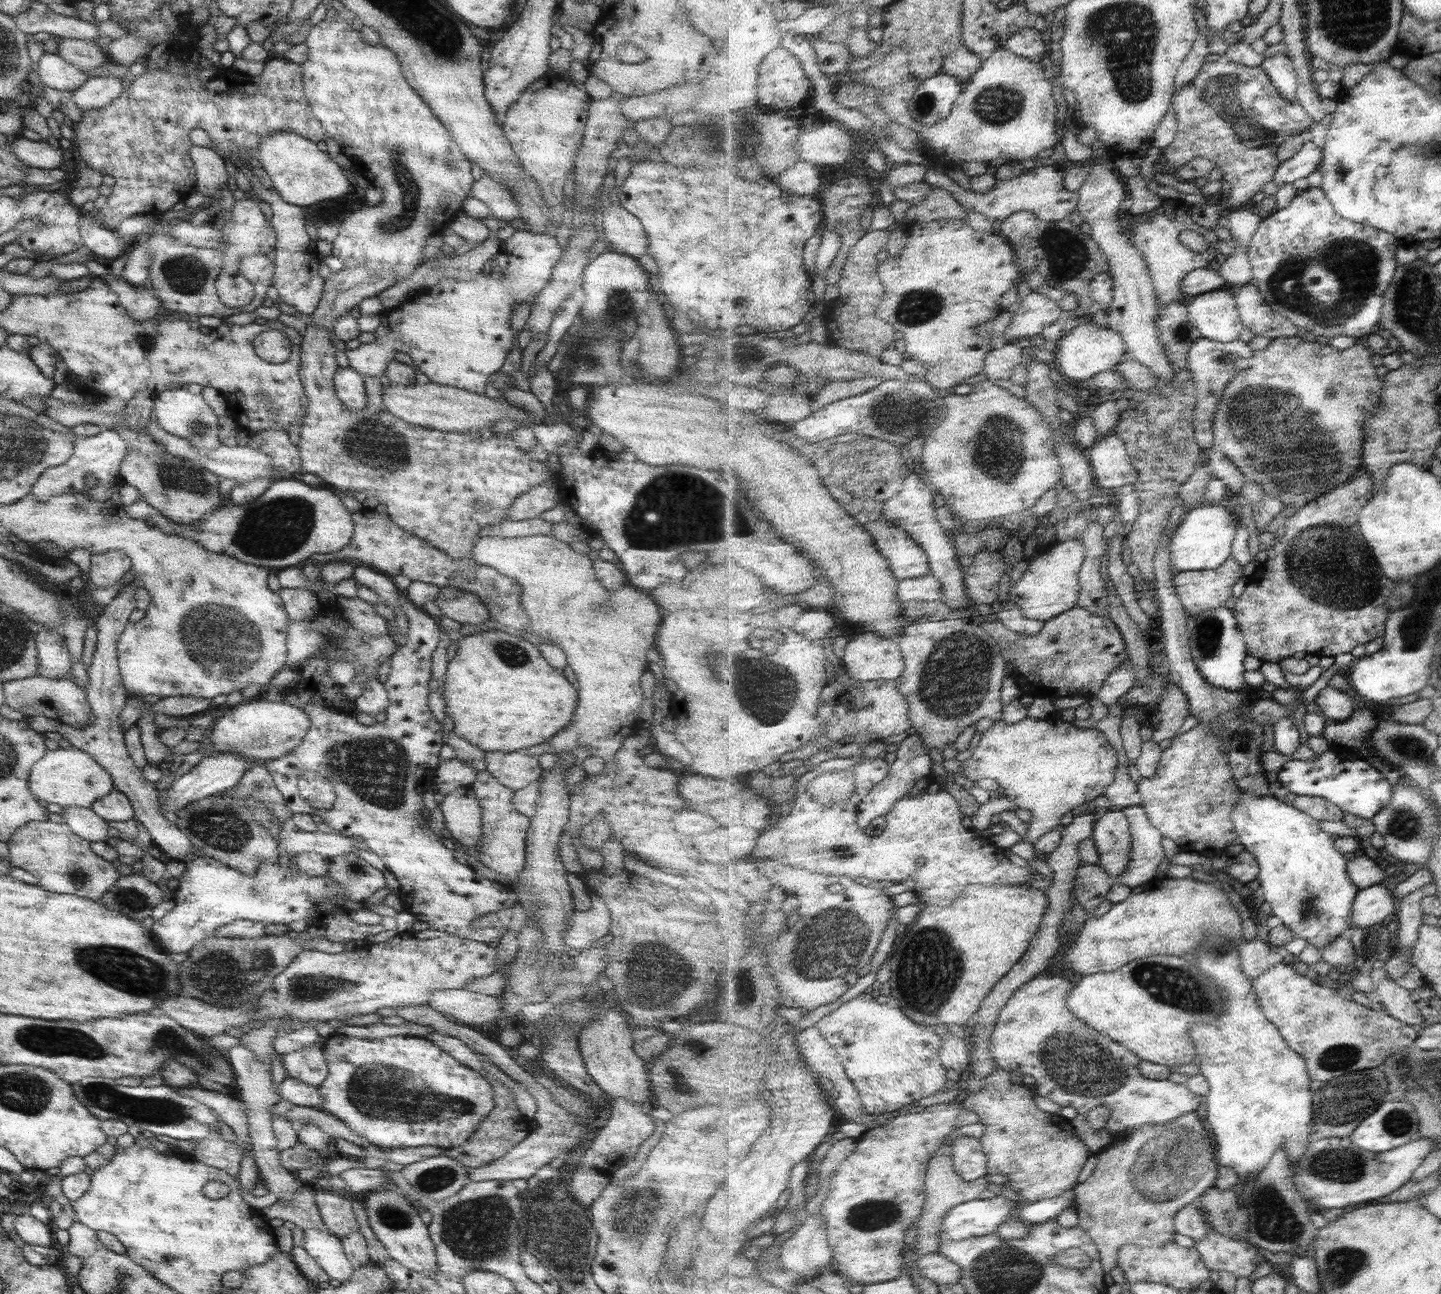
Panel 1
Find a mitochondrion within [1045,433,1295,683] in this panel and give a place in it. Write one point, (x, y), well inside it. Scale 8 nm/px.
(1207, 640)

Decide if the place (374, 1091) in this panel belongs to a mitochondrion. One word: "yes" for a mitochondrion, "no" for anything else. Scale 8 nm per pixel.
yes

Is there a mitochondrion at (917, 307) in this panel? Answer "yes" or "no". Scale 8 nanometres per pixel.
yes

